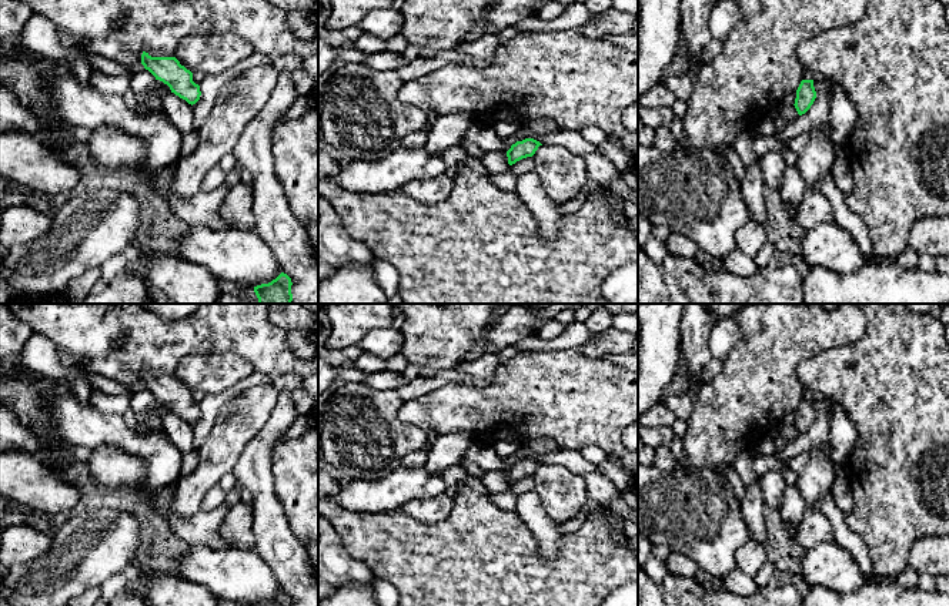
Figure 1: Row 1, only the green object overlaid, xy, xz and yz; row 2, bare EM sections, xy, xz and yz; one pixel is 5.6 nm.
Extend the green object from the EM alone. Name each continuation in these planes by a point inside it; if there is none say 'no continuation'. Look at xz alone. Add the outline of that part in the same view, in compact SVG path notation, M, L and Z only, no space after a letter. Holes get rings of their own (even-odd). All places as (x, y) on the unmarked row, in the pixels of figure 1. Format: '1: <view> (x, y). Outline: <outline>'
no continuation

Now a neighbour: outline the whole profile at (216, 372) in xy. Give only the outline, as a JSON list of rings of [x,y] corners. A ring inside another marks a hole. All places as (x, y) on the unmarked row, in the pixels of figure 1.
[[[233,352],[196,354],[180,361],[176,378],[191,392],[215,394],[234,386],[254,371],[247,359]]]

